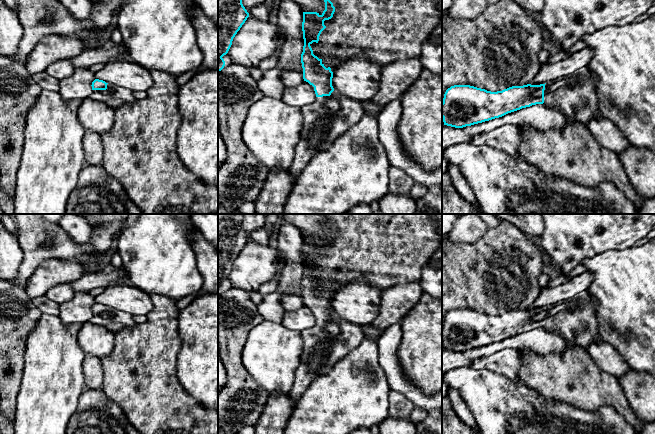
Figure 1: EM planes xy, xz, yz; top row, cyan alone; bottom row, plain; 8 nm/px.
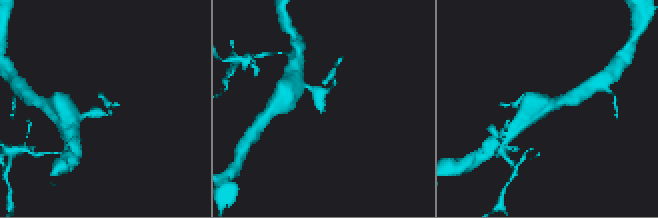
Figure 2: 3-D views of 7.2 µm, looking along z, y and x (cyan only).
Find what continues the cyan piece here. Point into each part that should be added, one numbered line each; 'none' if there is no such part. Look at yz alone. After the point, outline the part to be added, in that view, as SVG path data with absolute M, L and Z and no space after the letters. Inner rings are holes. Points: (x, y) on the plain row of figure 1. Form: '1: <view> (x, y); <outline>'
1: yz (575, 319); M585 290L570 300L546 307L543 328L587 349L599 339L596 313L597 304Z

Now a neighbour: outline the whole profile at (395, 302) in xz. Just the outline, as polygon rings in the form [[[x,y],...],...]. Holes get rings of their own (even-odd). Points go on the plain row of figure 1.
[[[419,283],[397,284],[383,290],[379,313],[372,326],[384,332],[393,324],[400,323],[419,302],[423,293]]]

